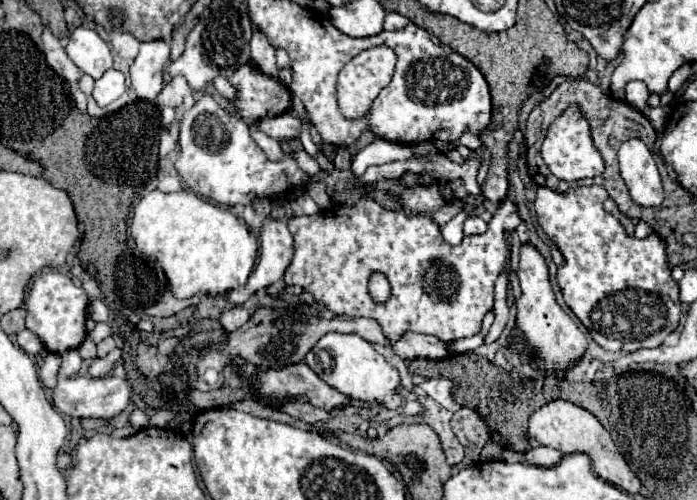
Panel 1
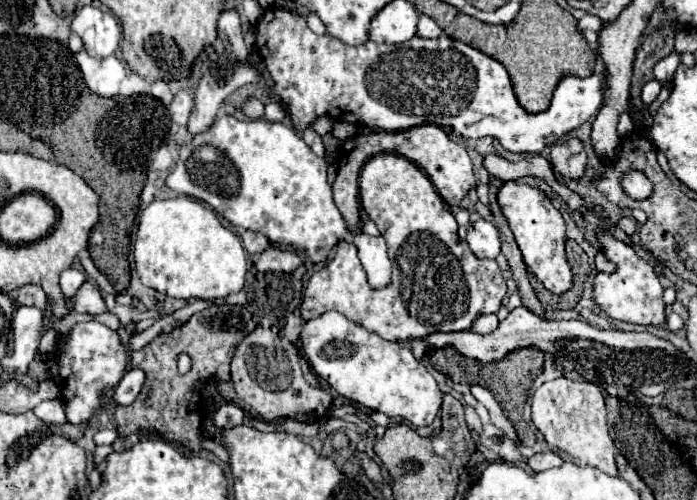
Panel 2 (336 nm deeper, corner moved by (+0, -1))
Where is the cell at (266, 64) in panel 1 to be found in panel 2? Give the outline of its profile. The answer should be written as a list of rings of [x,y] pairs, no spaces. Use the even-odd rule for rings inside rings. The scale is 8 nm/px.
[[[274,101],[274,103],[268,103],[264,107],[264,117],[268,121],[284,121],[286,119],[286,111],[284,111],[284,107],[278,101]]]

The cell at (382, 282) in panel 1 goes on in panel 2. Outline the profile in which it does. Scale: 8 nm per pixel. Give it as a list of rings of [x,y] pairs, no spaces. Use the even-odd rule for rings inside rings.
[[[224,115],[210,131],[196,135],[188,147],[182,147],[166,185],[176,193],[206,201],[234,227],[266,235],[272,247],[290,245],[306,253],[314,265],[324,263],[330,247],[338,241],[354,243],[370,285],[382,289],[390,283],[392,269],[386,255],[386,241],[364,233],[348,233],[334,205],[332,185],[326,181],[326,167],[326,159],[314,155],[296,129],[266,119],[238,121],[236,117]]]

